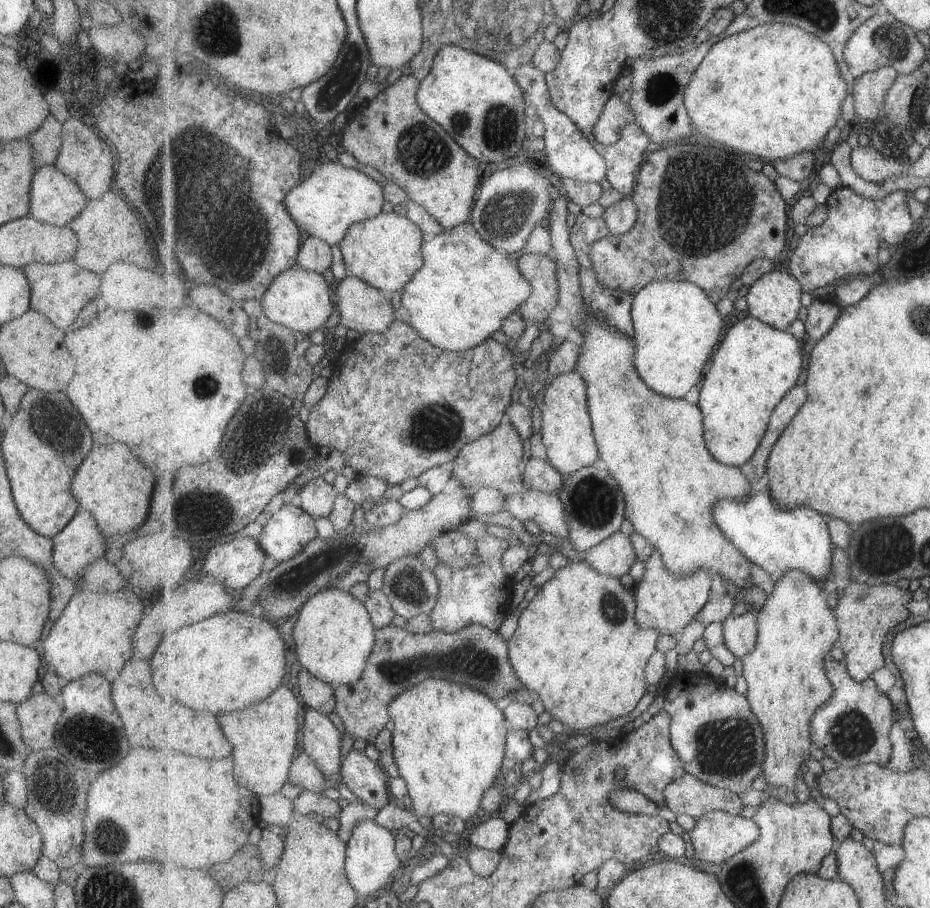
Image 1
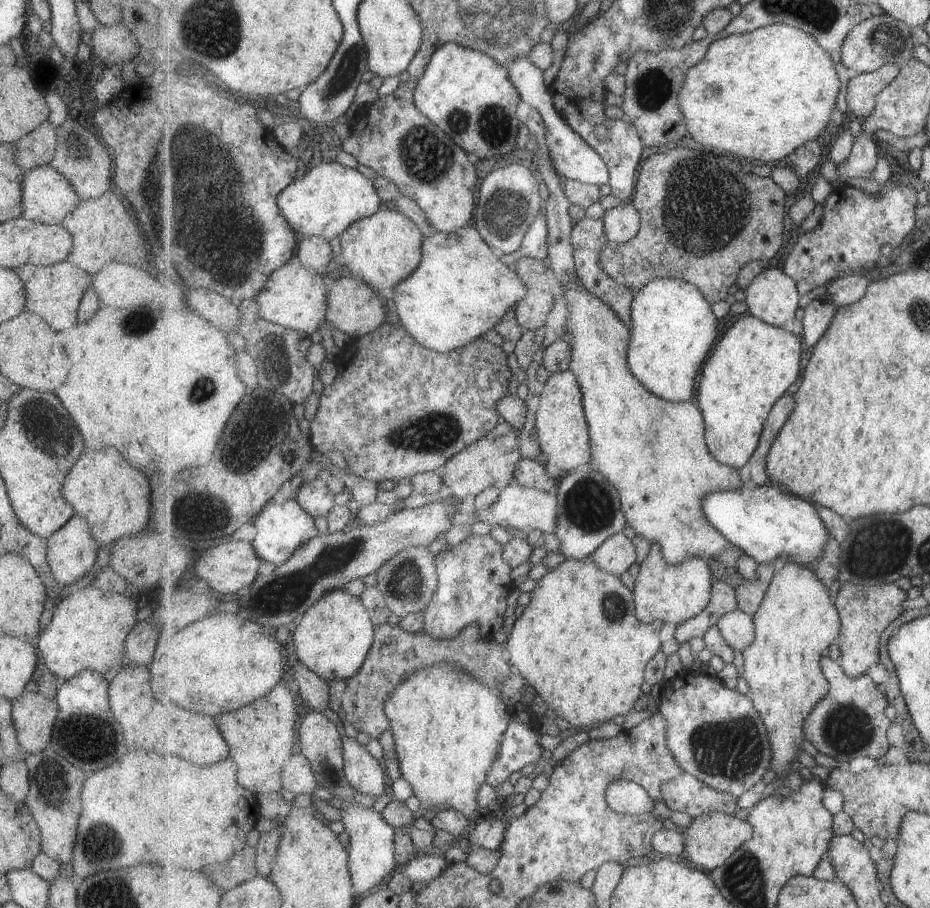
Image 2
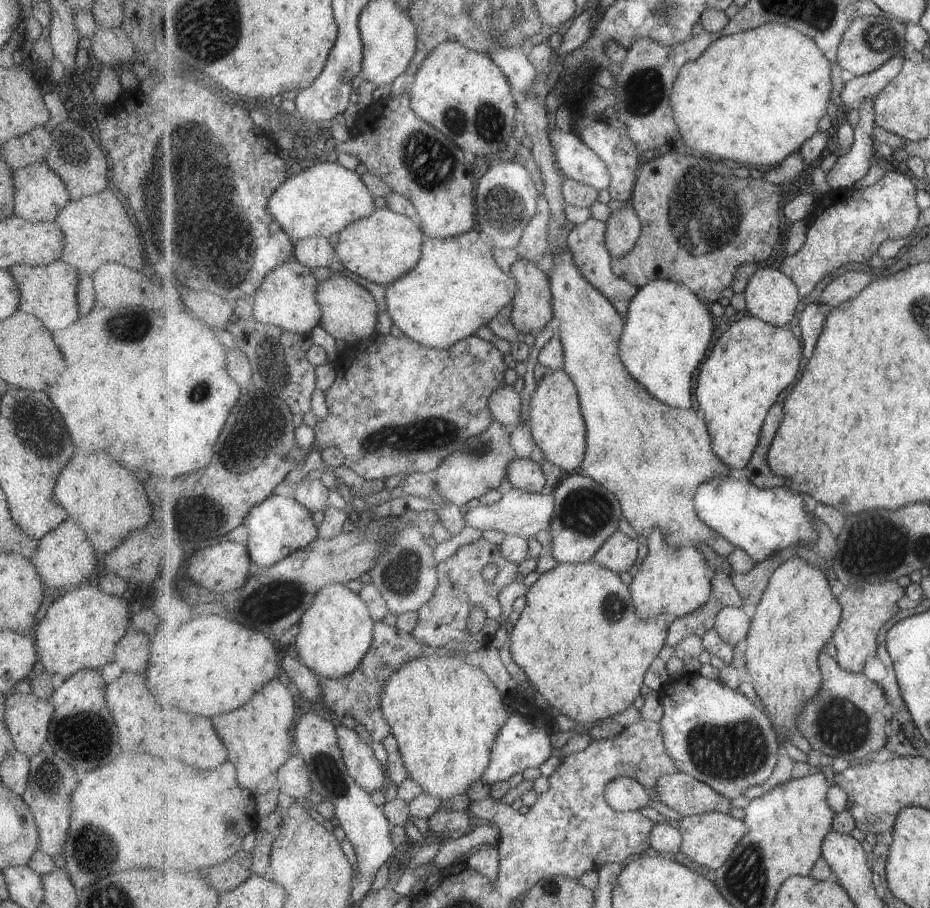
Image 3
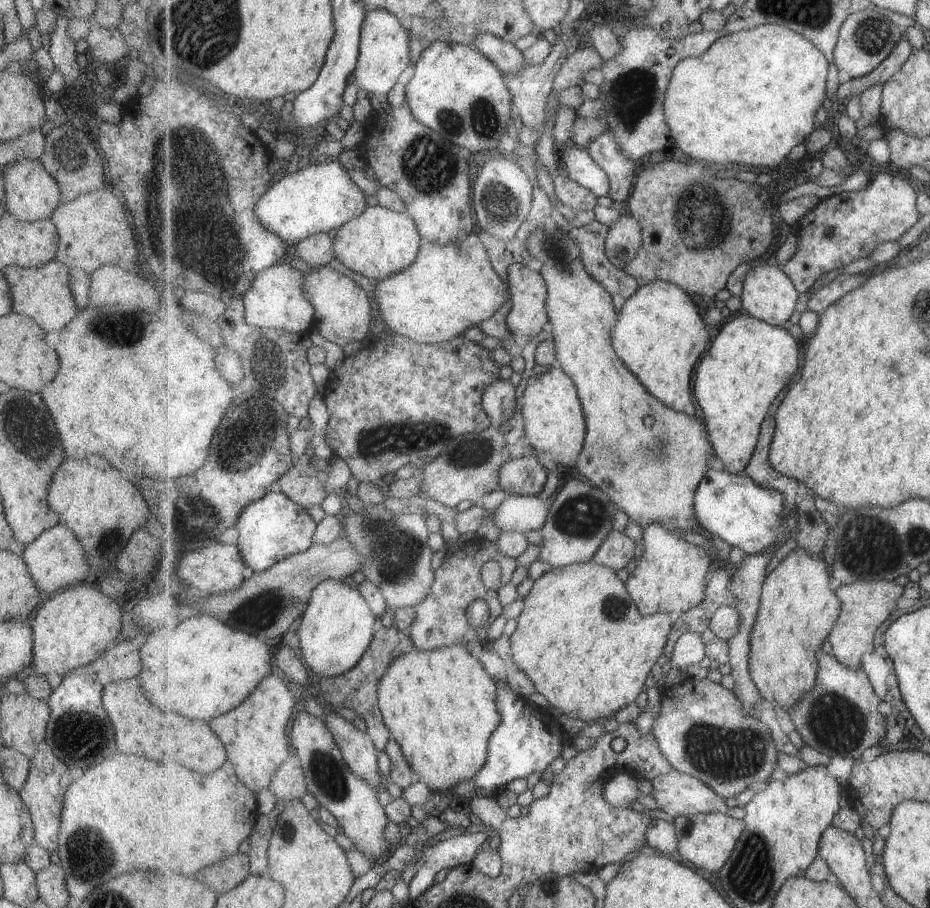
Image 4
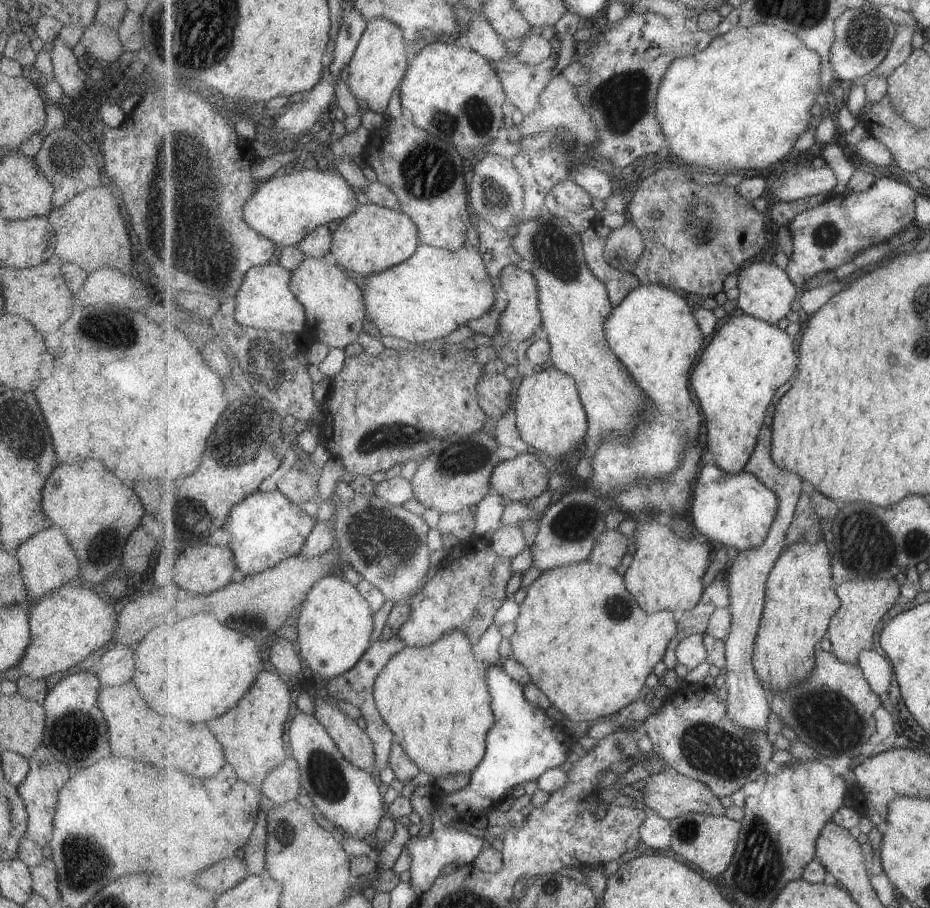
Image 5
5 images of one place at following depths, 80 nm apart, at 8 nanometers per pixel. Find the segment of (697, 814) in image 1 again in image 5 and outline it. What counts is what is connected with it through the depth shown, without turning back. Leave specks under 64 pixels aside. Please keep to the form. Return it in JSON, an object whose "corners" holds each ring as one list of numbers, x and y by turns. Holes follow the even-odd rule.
{"corners":[[663,772,646,776,647,784,643,790,643,804,641,807,649,808,667,820,680,817,685,813,705,813,708,815,727,814,727,808,721,804,720,798,700,780,695,780,677,772]]}

